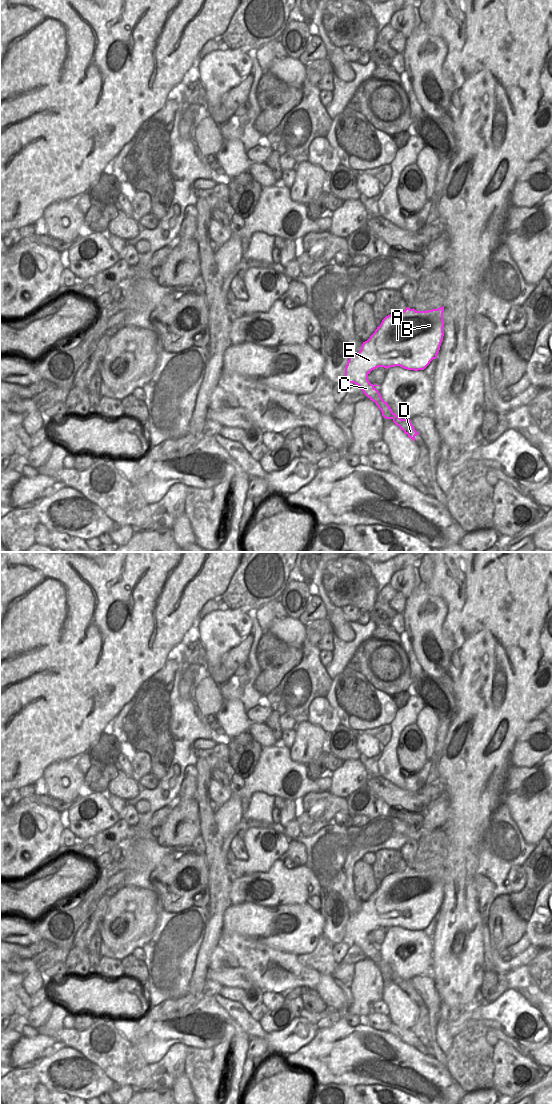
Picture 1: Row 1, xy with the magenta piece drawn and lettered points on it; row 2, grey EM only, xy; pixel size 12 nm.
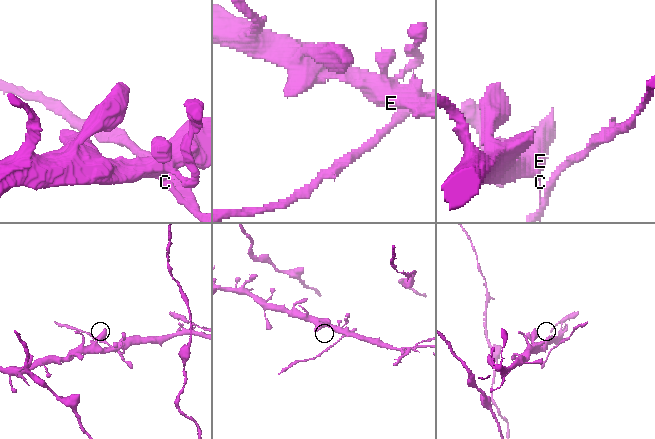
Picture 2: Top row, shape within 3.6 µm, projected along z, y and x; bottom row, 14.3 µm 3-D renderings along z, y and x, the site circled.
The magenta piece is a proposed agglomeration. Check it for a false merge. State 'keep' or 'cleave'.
cleave

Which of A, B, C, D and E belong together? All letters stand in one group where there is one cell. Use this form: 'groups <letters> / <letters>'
groups A B C E / D

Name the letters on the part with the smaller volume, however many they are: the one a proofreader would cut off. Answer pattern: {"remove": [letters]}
{"remove": ["D"]}

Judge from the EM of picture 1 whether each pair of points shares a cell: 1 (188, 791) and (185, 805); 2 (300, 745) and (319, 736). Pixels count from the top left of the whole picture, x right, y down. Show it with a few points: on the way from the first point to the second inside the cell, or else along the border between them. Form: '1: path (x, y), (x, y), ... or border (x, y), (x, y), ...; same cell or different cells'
1: border (178, 796), (192, 797); different cells
2: path (305, 742), (314, 739); same cell

